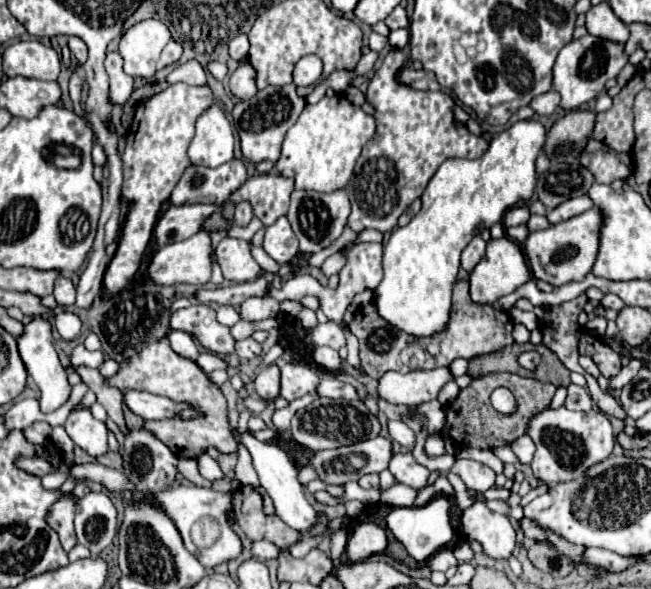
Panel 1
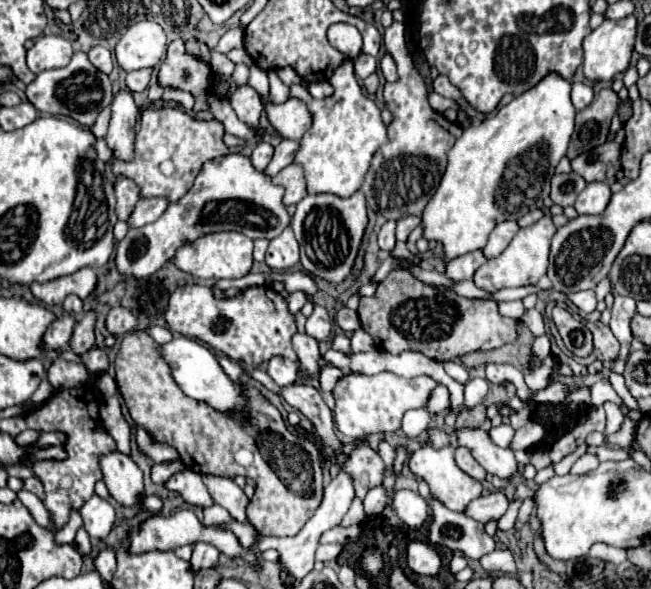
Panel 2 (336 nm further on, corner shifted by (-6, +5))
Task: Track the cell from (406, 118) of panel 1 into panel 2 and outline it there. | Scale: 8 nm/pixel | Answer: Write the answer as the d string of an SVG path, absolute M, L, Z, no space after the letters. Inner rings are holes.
M394 21L384 33L386 53L392 55L400 79L384 85L386 107L394 115L388 125L388 143L378 149L366 173L362 193L372 211L384 219L402 219L408 215L422 215L426 203L436 193L436 187L446 169L446 153L456 141L456 125L436 113L426 99L426 85L414 67L404 39L404 25Z

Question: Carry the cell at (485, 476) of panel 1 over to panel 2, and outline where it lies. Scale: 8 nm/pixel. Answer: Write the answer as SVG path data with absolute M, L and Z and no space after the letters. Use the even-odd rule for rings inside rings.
M456 447L456 463L458 463L458 467L460 467L464 473L468 473L470 477L474 477L474 479L478 479L478 481L484 481L486 471L484 471L484 467L472 457L470 449L466 449L466 447Z

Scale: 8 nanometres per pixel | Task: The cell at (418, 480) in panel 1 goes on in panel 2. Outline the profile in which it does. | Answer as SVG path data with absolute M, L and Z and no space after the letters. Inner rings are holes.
M434 497L432 505L432 525L430 525L430 543L442 545L452 551L464 553L464 557L480 559L482 555L494 551L494 539L484 531L484 525L464 517L462 513L450 511Z

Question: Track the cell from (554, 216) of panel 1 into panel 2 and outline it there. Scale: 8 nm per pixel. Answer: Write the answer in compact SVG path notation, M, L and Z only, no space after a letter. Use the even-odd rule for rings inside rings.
M588 183L586 189L580 193L580 197L574 203L574 209L580 215L600 215L608 201L612 197L612 191L606 183Z

